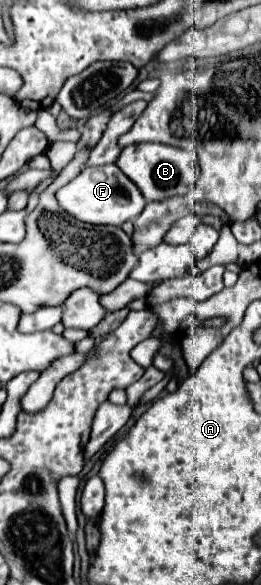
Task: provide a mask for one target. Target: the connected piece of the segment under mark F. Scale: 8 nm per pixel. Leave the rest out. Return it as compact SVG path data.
M115 164L85 168L75 180L57 190L57 200L59 206L73 218L89 224L109 224L109 226L123 226L127 220L135 220L147 204L143 202L139 188Z

